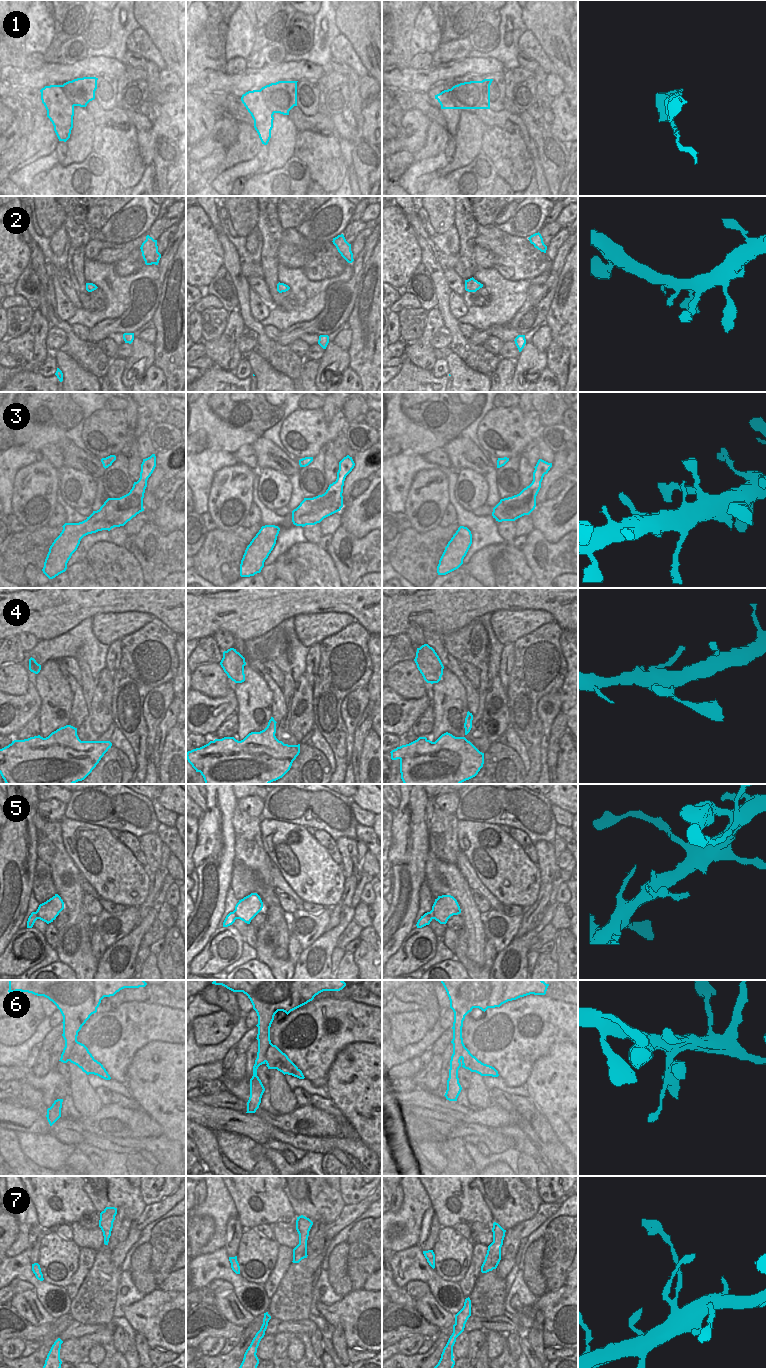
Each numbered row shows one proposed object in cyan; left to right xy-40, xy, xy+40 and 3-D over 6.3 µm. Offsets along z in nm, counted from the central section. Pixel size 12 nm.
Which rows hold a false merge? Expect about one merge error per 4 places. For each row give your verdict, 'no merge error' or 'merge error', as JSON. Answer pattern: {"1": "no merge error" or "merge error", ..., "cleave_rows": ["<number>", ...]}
{"1": "merge error", "2": "no merge error", "3": "no merge error", "4": "no merge error", "5": "no merge error", "6": "no merge error", "7": "no merge error", "cleave_rows": ["1"]}

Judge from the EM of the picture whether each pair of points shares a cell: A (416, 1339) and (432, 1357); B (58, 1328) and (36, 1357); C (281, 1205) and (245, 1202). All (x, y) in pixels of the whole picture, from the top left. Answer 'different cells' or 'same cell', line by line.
A: different cells
B: same cell
C: same cell

